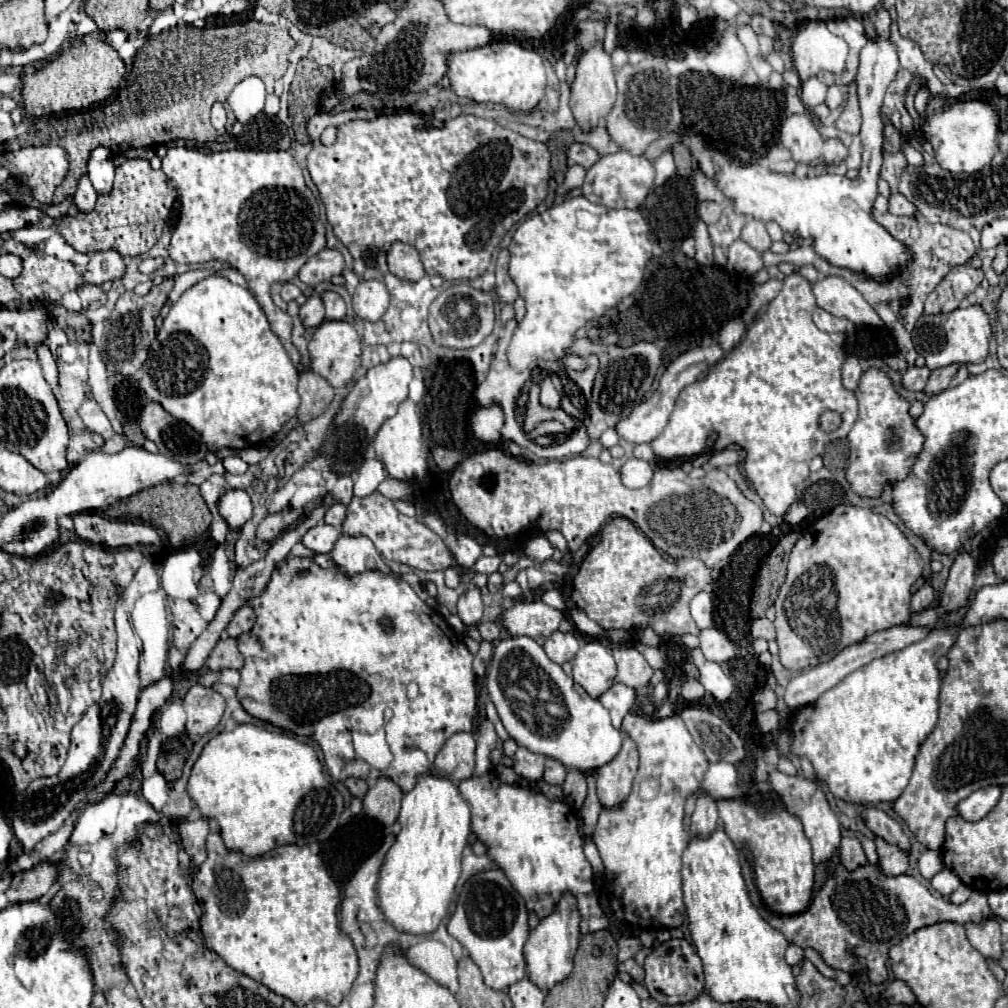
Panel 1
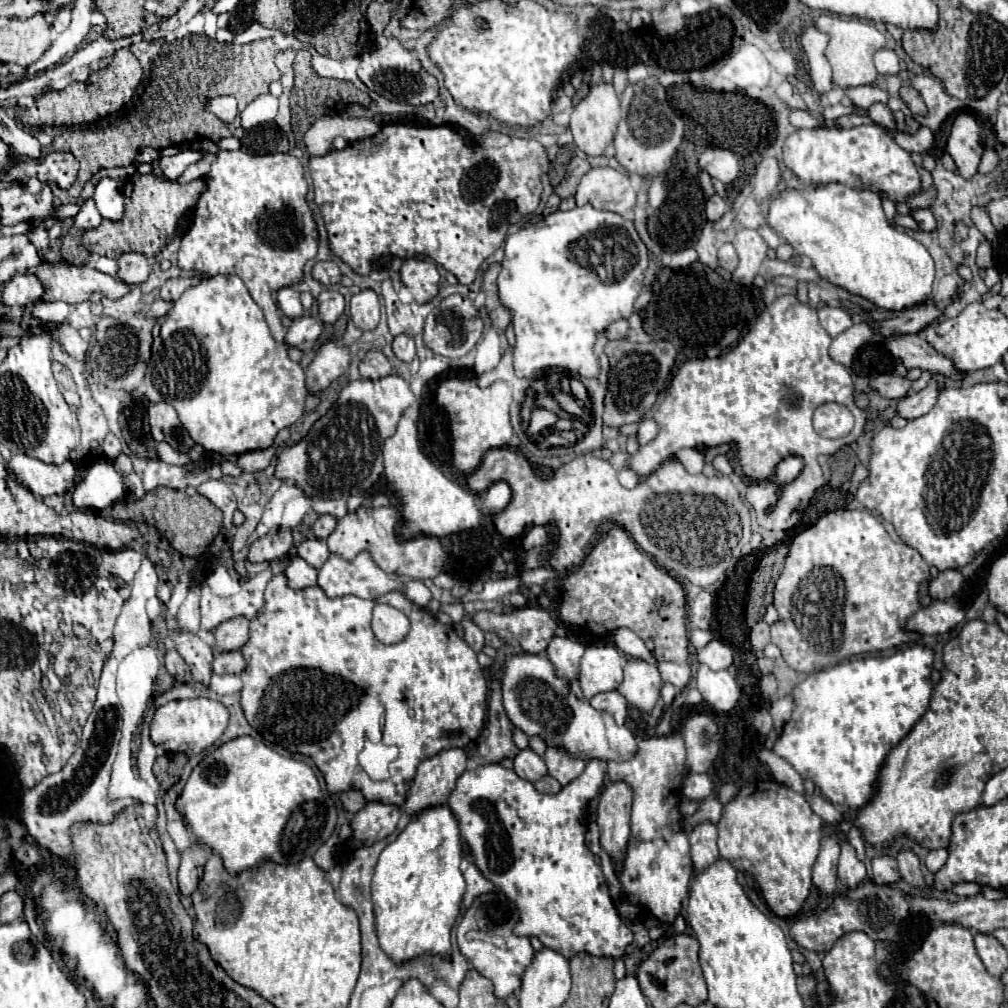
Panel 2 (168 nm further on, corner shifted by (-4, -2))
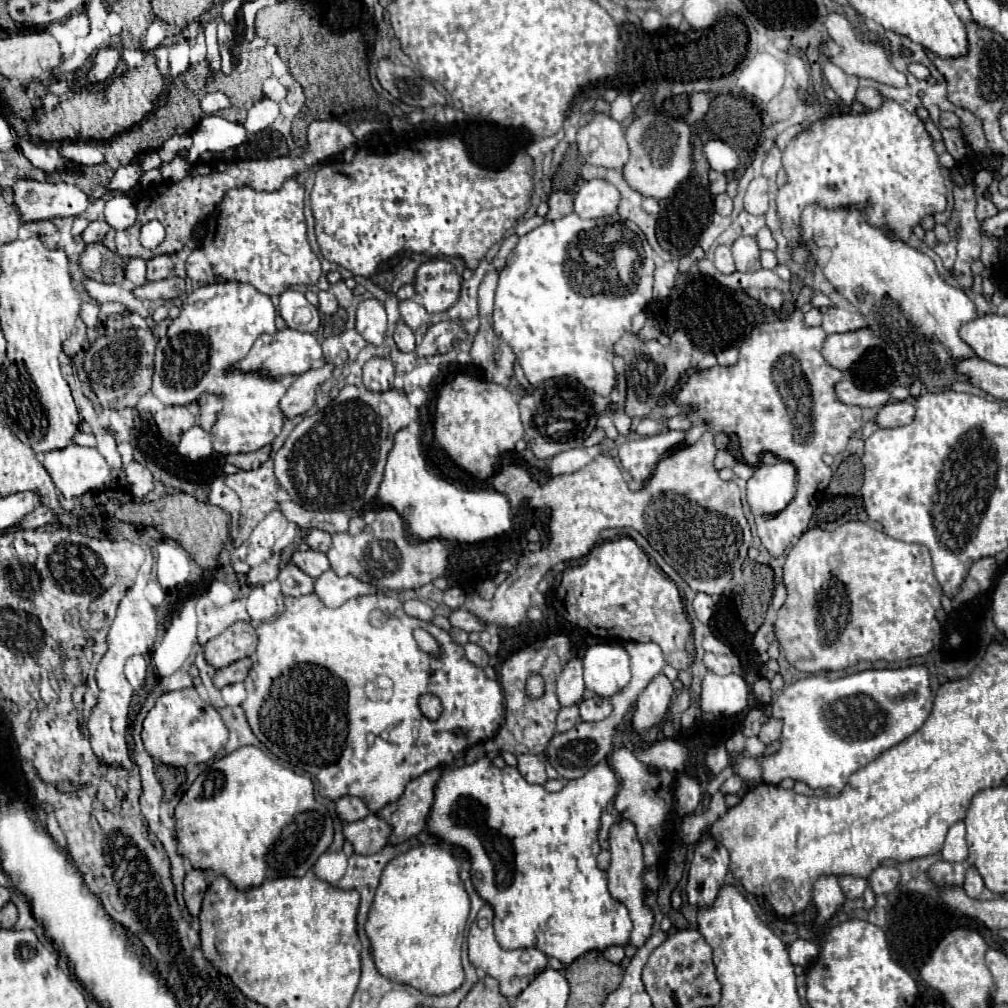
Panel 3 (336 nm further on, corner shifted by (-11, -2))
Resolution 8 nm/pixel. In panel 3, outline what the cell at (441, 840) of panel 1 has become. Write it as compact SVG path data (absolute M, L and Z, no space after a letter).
M432 834L418 846L392 858L380 878L374 904L368 914L366 934L372 942L376 968L380 974L394 982L410 984L426 994L448 994L462 986L464 970L460 964L460 948L464 940L464 928L470 912L470 898L460 880L460 870L454 854L444 848L444 842Z

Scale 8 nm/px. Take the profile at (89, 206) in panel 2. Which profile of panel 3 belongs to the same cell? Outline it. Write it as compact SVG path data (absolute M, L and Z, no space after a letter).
M94 220L94 222L90 222L88 228L82 232L82 238L84 238L86 244L100 242L100 240L106 236L108 230L110 230L110 226L108 226L106 220Z

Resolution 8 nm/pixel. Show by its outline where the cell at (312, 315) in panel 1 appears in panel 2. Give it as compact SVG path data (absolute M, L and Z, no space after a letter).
M301 316L291 322L283 344L307 352L315 346L319 334L321 334L321 324L313 316Z

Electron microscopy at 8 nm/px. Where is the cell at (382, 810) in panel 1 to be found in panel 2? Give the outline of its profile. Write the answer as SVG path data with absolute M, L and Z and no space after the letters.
M367 802L363 810L353 814L351 818L353 840L361 842L361 846L371 846L387 838L395 830L399 816L401 816L401 810L393 804Z

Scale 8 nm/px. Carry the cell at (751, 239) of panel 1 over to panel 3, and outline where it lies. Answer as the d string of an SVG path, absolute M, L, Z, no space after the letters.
M742 236L732 244L732 256L736 260L738 272L756 272L760 270L760 246L756 236Z

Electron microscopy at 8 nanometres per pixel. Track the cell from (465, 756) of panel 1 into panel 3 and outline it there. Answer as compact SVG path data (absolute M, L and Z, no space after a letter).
M434 768L410 780L402 798L378 812L378 816L392 824L390 844L414 838L426 828L426 820L434 802L436 782L440 780L440 776L442 768Z

